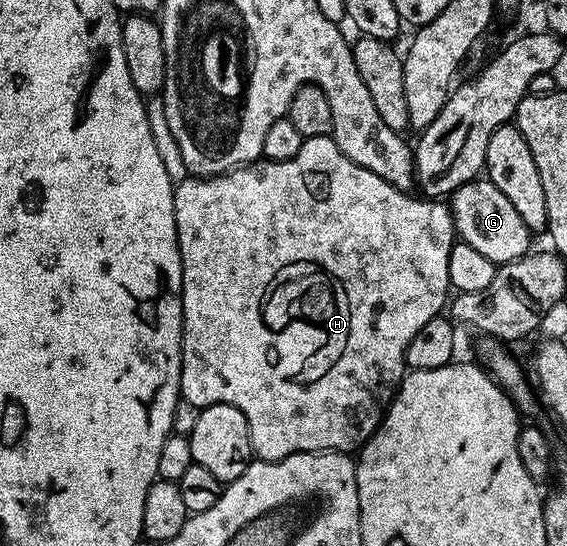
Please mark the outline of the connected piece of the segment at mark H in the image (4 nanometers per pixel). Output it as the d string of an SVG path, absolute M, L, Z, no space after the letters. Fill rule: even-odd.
M333 135L305 137L298 153L287 160L267 160L263 158L254 161L252 164L244 164L240 168L233 168L230 172L225 172L223 176L183 179L174 189L174 221L176 222L176 230L178 231L178 249L180 250L180 258L182 259L182 316L188 316L188 340L182 340L181 399L185 403L187 400L188 403L195 404L195 409L198 410L207 408L213 404L236 406L236 410L240 410L240 414L244 414L244 418L248 422L250 445L254 447L254 456L260 460L282 460L285 456L291 456L297 452L357 453L362 445L369 440L370 435L378 429L379 424L382 422L382 417L386 415L386 410L390 407L390 401L394 399L398 385L401 384L403 376L408 371L406 366L408 342L412 342L412 338L416 338L416 333L420 331L420 326L424 326L424 322L432 322L432 318L440 315L443 309L447 307L448 297L452 292L450 279L448 278L448 258L450 257L452 246L456 243L456 233L449 203L443 202L438 198L419 198L417 195L415 195L416 197L410 195L414 194L392 186L388 182L384 182L382 176L372 174L372 170L364 170L364 166L352 162L352 158L348 158L340 150L340 146L334 141ZM216 258L226 258L226 334L222 334L224 338L220 338L220 334L216 334L216 332L206 332L208 330L206 328L206 298L204 298L206 296L206 292L204 292L206 290L206 284L204 284L206 280L204 278L196 280L194 286L198 286L198 288L194 288L194 292L192 292L192 260L216 260Z

